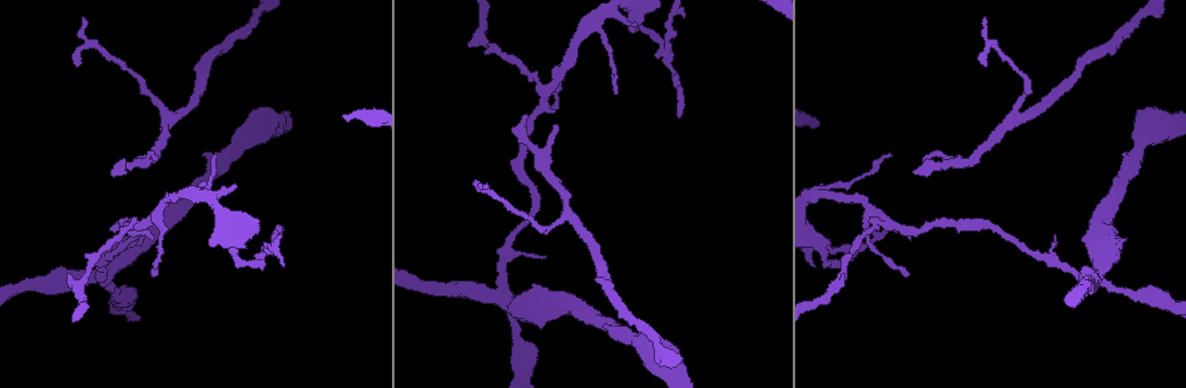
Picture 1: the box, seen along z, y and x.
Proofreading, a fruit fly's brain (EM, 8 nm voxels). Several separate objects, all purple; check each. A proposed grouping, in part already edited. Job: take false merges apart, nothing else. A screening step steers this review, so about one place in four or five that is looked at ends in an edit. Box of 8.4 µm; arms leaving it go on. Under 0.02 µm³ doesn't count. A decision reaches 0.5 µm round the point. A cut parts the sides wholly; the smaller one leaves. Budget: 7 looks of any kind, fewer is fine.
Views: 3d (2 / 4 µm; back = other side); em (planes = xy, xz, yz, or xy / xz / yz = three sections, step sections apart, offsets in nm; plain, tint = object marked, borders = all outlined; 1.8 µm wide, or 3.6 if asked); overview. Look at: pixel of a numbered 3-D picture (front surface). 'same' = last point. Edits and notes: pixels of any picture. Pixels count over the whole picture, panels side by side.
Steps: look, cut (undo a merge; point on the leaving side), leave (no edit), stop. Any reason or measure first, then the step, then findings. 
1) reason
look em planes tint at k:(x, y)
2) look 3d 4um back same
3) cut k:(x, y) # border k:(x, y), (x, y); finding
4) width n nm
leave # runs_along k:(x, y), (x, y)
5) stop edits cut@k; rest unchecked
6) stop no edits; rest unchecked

three arms meet
look em planes tint at 1:(1013, 119)

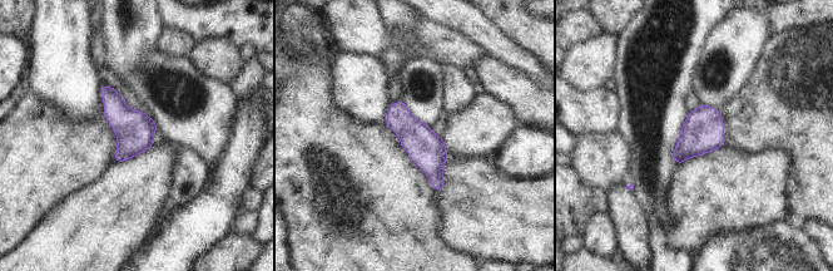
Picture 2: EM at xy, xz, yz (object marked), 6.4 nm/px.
width 220 nm
leave # runs_along 2:(395, 106), (427, 149), (439, 186); all the same neuron

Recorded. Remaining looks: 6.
thin arm on a thick one
look 3d 4um back at 1:(100, 277)

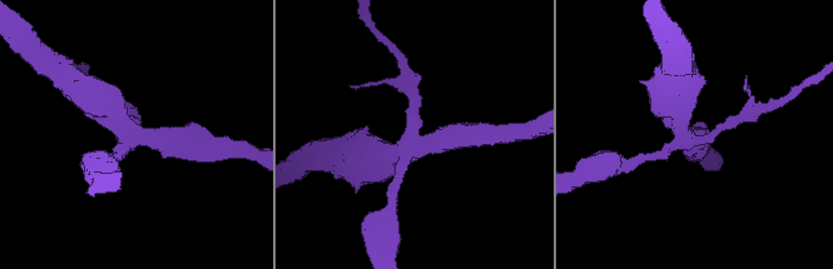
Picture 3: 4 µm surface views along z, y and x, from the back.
arms 4
look em 3.6um xy step 8 tint at 3:(131, 141)

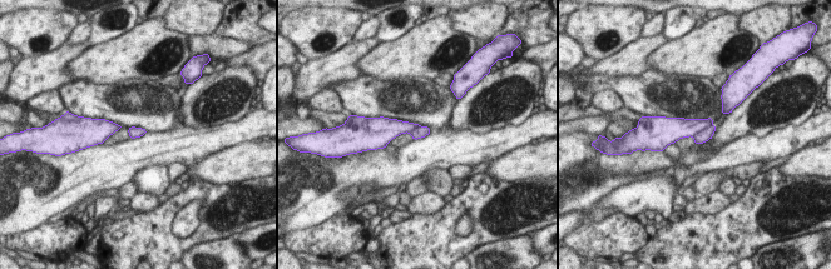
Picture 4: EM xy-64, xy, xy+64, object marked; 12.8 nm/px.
cut 4:(706, 134) # two neurons meet here

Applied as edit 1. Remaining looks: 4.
stop edits cut@4; rest unchecked

